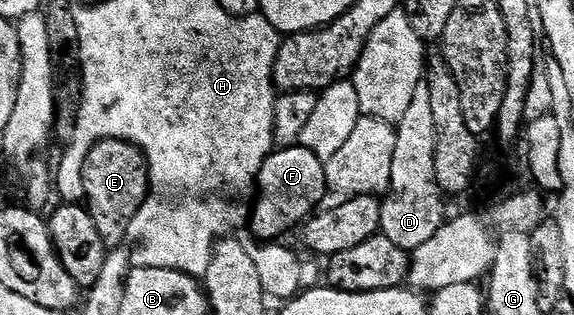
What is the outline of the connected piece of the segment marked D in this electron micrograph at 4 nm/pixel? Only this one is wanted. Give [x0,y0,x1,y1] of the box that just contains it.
[380,83,445,254]

